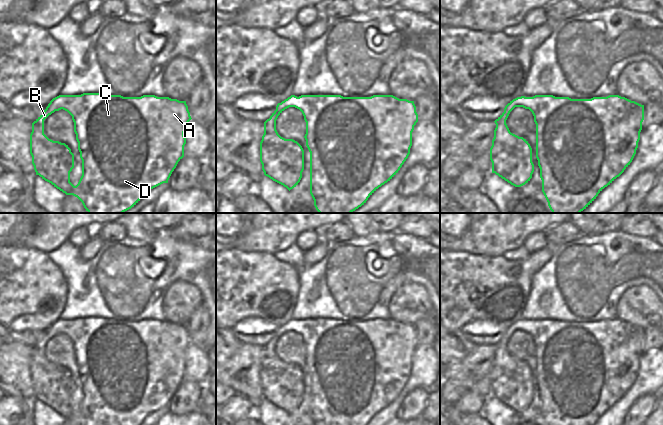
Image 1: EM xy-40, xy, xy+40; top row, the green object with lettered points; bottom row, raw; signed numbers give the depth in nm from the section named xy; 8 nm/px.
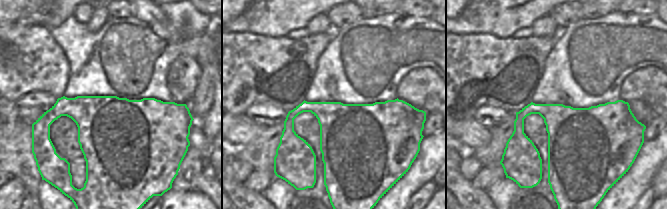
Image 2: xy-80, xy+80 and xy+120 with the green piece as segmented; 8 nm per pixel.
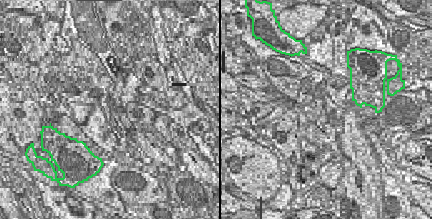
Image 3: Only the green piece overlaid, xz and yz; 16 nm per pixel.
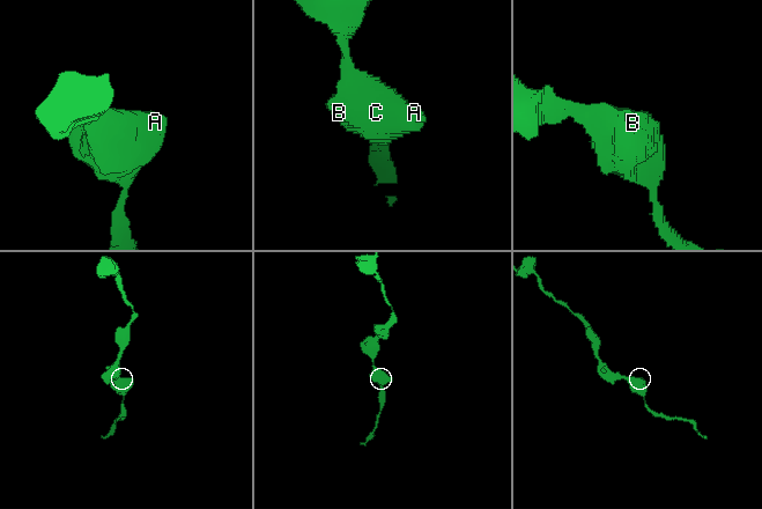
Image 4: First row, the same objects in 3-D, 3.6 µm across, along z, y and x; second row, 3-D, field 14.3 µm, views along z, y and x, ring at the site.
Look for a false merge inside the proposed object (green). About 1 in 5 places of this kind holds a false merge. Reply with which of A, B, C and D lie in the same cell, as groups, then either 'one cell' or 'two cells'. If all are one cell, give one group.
A B C D | one cell

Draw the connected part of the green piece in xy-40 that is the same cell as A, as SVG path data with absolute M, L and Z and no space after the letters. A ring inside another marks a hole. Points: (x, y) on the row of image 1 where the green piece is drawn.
M103 93L59 95L32 123L32 164L36 175L66 195L77 197L88 213L124 213L151 189L168 183L178 162L184 157L184 132L191 119L186 101L169 97L123 97ZM61 109L72 116L82 160L82 176L76 186L70 182L70 172L74 168L71 149L44 134L44 120Z

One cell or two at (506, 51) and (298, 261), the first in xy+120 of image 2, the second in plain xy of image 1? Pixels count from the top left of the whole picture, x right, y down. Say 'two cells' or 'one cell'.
two cells

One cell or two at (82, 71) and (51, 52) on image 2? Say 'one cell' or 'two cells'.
two cells

